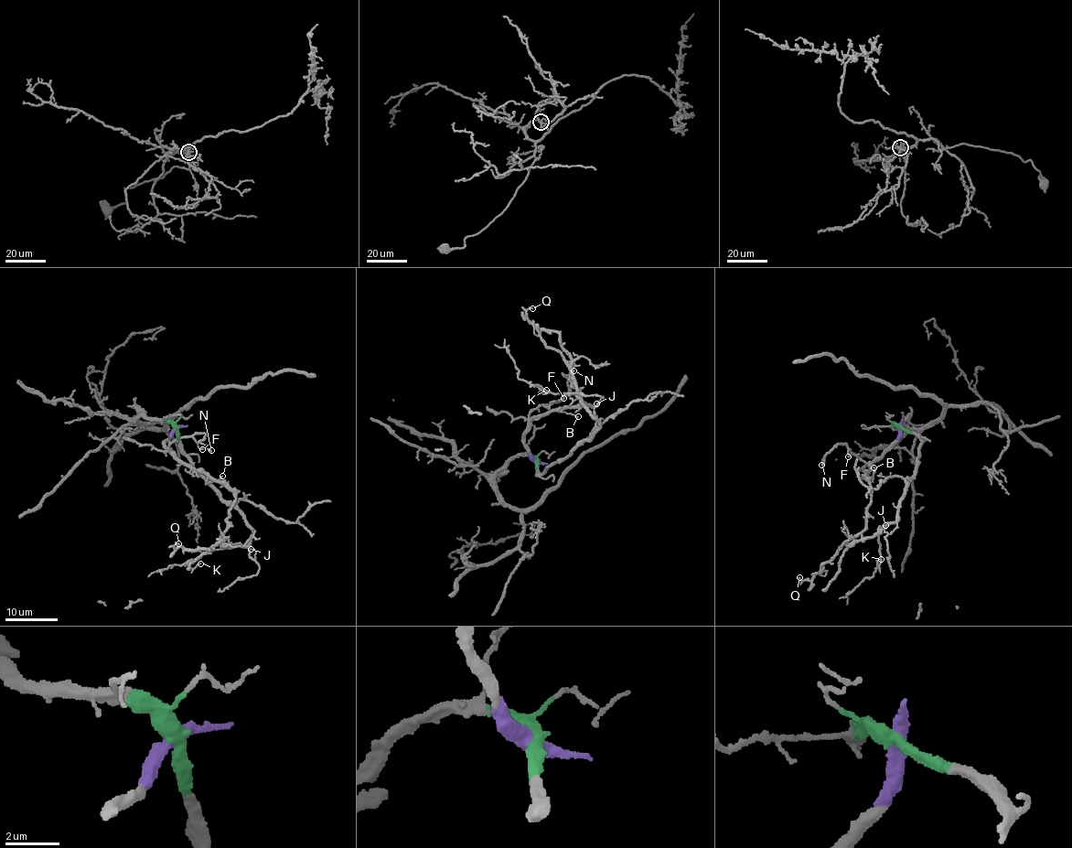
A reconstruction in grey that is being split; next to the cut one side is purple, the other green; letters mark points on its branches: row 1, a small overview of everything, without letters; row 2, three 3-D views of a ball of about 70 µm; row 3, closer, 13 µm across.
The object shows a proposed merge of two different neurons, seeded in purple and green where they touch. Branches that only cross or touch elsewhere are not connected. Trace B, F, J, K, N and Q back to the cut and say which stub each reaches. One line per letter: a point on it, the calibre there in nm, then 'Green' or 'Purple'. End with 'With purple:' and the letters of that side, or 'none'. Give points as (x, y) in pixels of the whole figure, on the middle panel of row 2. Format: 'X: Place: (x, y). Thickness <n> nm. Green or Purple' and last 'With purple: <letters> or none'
B: Place: (578, 416). Thickness 120 nm. Purple
F: Place: (563, 398). Thickness 120 nm. Purple
J: Place: (596, 403). Thickness 90 nm. Green
K: Place: (546, 390). Thickness 100 nm. Green
N: Place: (573, 370). Thickness 140 nm. Purple
Q: Place: (532, 308). Thickness 100 nm. Purple
With purple: B, F, N, Q

